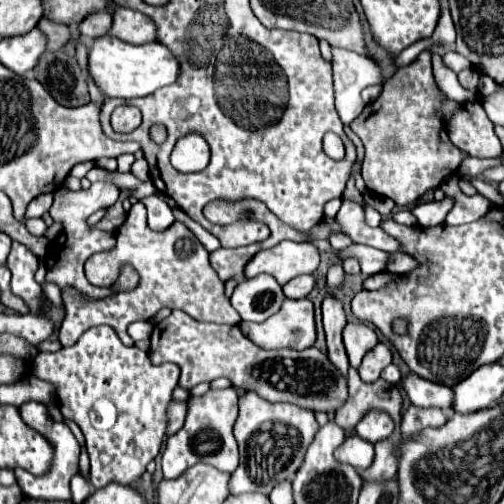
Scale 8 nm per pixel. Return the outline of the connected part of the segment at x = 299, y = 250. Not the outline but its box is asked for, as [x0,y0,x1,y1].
[246,240,318,284]

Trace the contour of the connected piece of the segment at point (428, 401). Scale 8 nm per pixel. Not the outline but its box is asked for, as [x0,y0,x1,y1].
[402,374,454,416]

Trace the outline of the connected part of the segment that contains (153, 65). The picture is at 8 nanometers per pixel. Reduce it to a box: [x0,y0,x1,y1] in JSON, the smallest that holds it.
[88,36,180,100]

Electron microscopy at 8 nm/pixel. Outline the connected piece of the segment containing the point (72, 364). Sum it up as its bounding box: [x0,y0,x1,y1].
[30,326,178,488]

